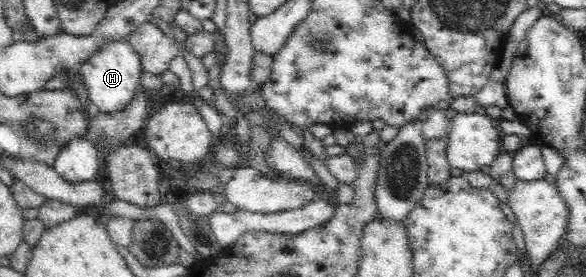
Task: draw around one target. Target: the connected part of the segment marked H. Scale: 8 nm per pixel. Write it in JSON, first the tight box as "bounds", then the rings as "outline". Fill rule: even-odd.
{"bounds":[80,40,143,114],"outline":[[[128,40],[105,42],[95,54],[92,54],[80,68],[84,77],[84,85],[88,90],[88,99],[94,111],[111,114],[123,112],[135,96],[140,86],[139,76],[143,72],[140,66],[140,57],[136,50],[129,45]]]}

